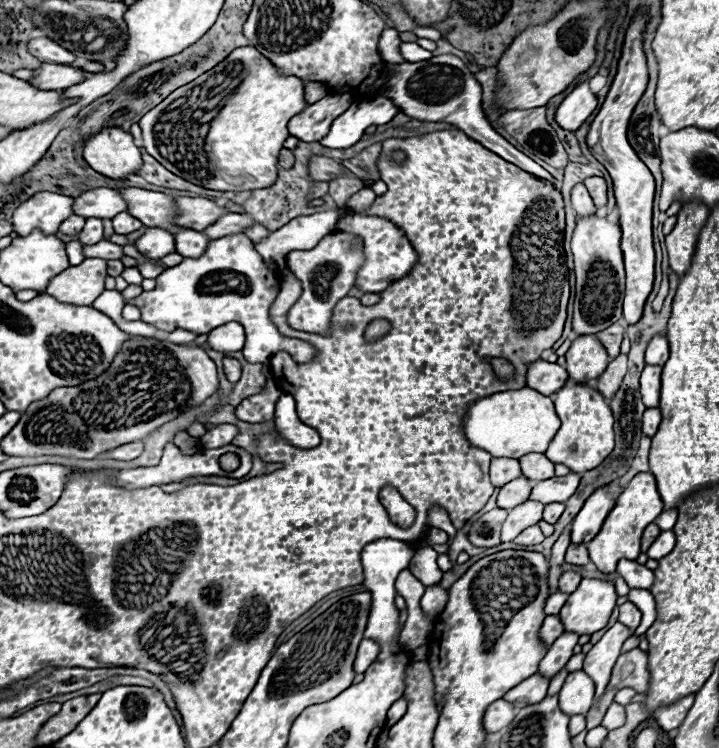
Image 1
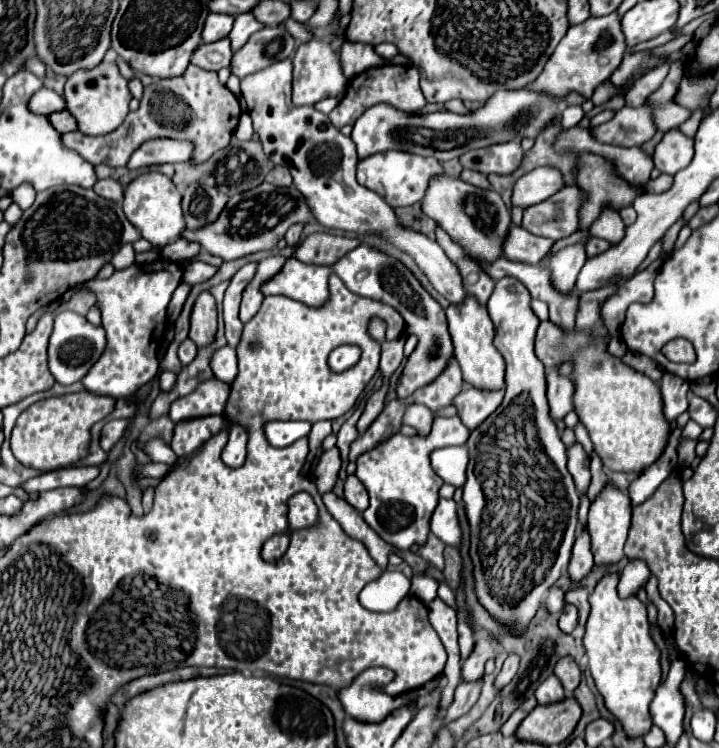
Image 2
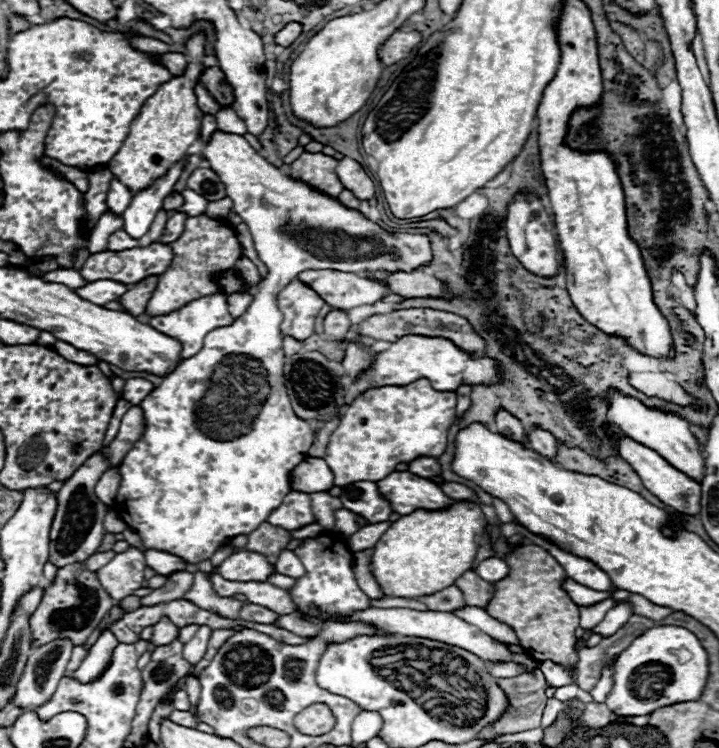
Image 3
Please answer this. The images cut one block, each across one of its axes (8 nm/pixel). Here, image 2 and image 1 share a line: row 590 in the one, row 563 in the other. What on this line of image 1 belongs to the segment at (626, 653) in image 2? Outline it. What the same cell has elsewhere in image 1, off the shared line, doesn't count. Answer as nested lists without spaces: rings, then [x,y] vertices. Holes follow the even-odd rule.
[[[650,472],[636,474],[632,478],[632,482],[624,488],[620,498],[616,500],[616,506],[612,508],[612,512],[604,520],[598,536],[588,544],[590,560],[596,564],[596,568],[604,574],[614,574],[618,560],[622,560],[622,558],[636,560],[640,556],[640,540],[642,540],[644,528],[650,522],[654,522],[662,514],[662,510],[664,510],[664,504],[662,504],[658,490],[656,490],[654,476]]]

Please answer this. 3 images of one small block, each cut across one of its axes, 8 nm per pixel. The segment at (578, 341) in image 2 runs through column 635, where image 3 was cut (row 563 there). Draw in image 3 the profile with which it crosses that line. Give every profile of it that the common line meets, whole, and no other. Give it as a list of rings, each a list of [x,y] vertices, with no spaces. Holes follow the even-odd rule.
[[[456,502],[448,510],[416,510],[396,520],[374,546],[370,570],[384,596],[420,598],[454,586],[472,568],[480,540],[486,530],[486,516],[474,502]]]

